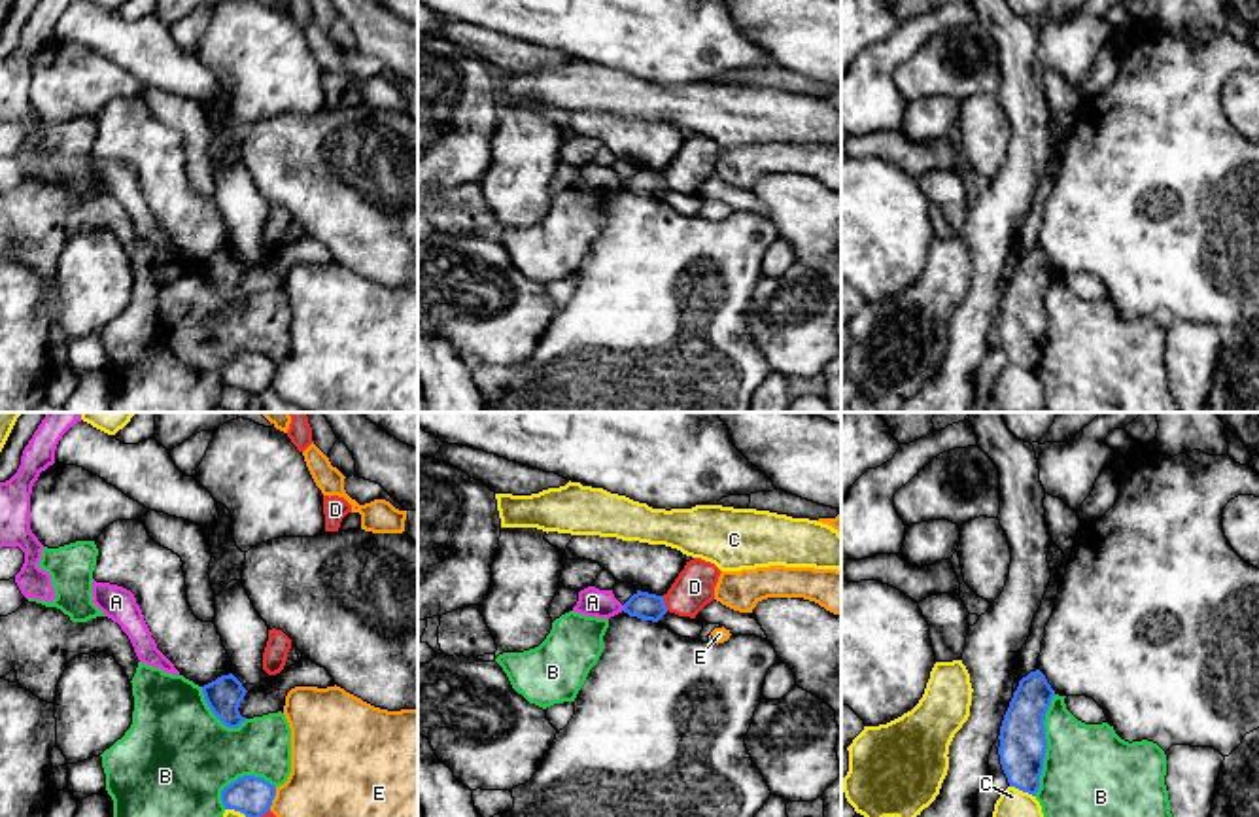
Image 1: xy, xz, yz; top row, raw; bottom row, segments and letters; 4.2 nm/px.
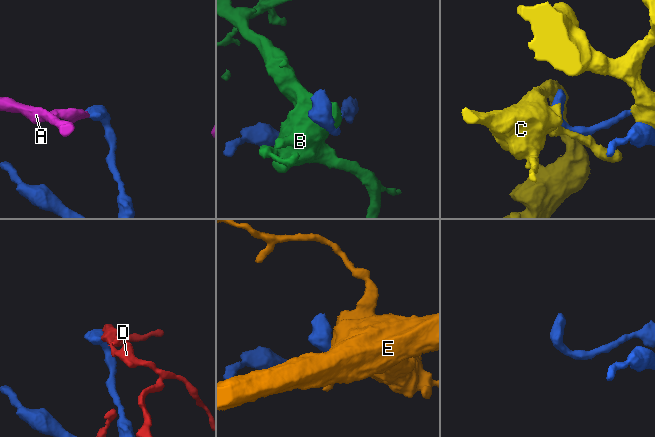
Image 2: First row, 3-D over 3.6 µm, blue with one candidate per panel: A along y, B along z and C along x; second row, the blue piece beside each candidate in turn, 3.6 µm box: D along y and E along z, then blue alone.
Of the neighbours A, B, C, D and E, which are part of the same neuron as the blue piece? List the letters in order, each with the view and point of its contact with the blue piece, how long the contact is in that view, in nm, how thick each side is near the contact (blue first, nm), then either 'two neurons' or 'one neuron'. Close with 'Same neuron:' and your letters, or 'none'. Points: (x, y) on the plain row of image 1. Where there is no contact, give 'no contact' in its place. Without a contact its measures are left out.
A: contact xz (624, 184); length 30 nm; calibres 120 and 130 nm; two neurons
B: contact yz (1046, 322); length 440 nm; calibres 200 and 440 nm; two neurons
C: contact yz (1023, 367); length 120 nm; calibres 200 and 200 nm; two neurons
D: contact xz (664, 180); length 70 nm; calibres 120 and 170 nm; two neurons
E: contact xy (273, 375); length 110 nm; calibres 170 and 400 nm; two neurons
Same neuron: none

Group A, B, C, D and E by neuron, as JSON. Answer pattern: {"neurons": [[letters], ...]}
{"neurons": [["A"], ["B"], ["C"], ["D"], ["E"]]}

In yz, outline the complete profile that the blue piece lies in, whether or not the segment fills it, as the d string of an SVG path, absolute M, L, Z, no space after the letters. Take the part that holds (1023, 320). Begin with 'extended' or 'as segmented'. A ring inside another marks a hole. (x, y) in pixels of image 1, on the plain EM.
as segmented | M1036 246L1019 257L1000 303L1000 340L1009 363L1036 373L1047 325L1045 289L1055 267Z

